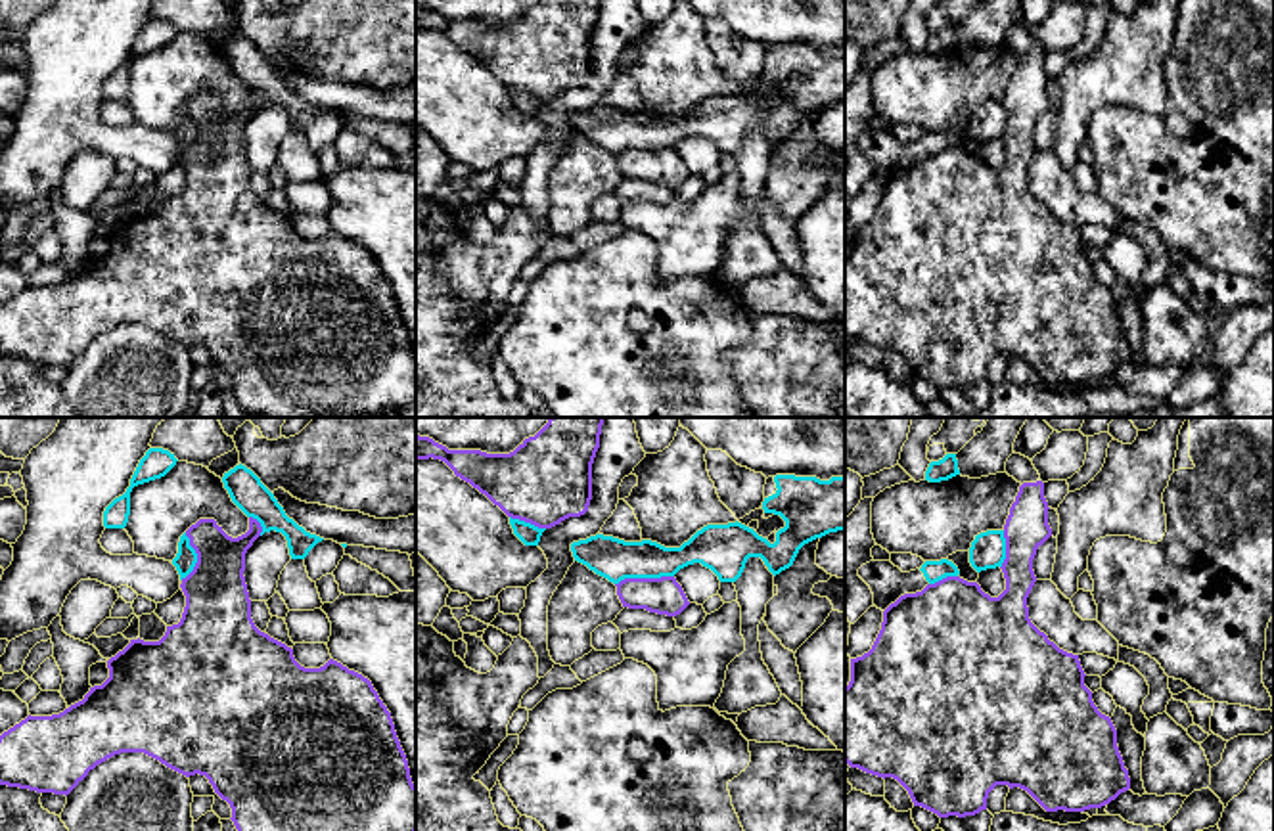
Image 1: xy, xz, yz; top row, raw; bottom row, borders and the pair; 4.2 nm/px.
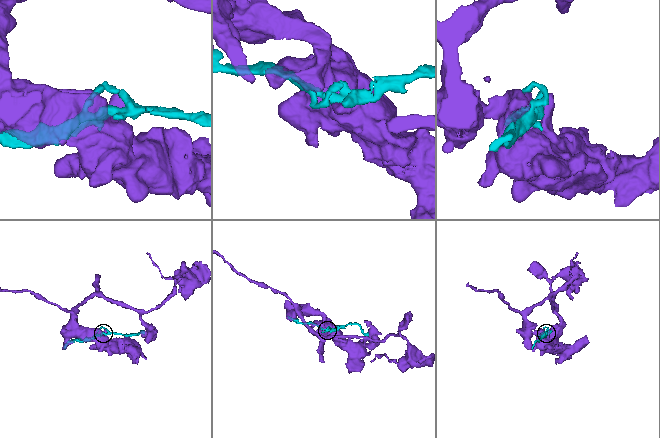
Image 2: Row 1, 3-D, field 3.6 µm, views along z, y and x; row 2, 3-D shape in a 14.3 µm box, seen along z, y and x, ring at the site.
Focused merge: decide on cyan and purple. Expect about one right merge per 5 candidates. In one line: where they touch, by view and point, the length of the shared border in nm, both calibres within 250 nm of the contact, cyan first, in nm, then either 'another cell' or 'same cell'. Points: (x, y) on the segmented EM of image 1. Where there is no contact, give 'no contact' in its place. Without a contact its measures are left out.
xz (644, 577) | 260 nm | 180/160 nm | another cell

